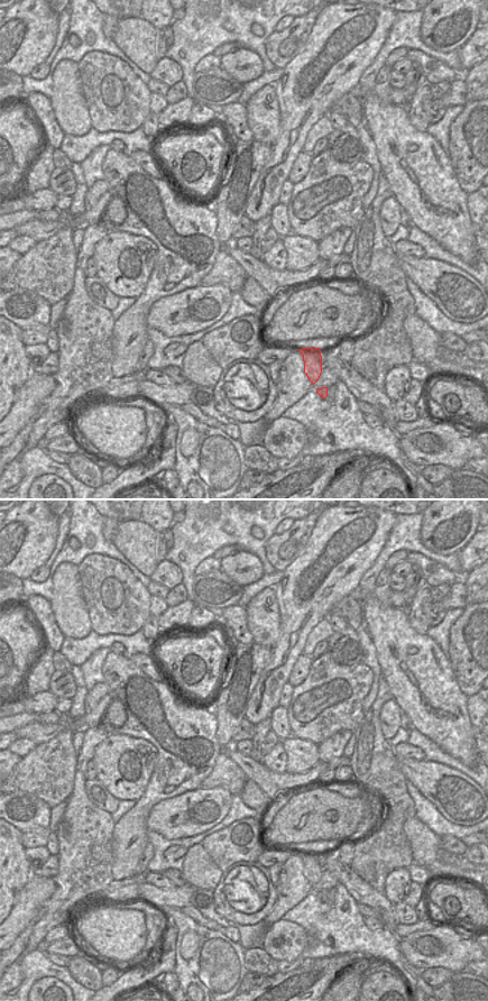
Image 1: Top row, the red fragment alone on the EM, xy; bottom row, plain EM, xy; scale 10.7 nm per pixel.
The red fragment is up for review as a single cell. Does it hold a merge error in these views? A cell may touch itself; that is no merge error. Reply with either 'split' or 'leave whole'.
split

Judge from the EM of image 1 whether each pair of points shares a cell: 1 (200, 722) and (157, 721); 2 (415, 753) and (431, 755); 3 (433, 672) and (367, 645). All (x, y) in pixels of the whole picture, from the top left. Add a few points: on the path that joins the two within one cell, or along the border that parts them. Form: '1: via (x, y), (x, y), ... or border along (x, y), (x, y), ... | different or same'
1: via (190, 722), (167, 722) | same
2: border along (401, 742), (419, 747), (424, 759) | different
3: border along (366, 630), (375, 648), (376, 660), (381, 675) | different

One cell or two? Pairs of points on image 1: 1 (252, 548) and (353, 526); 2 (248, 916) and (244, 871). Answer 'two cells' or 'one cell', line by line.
1: two cells
2: one cell

